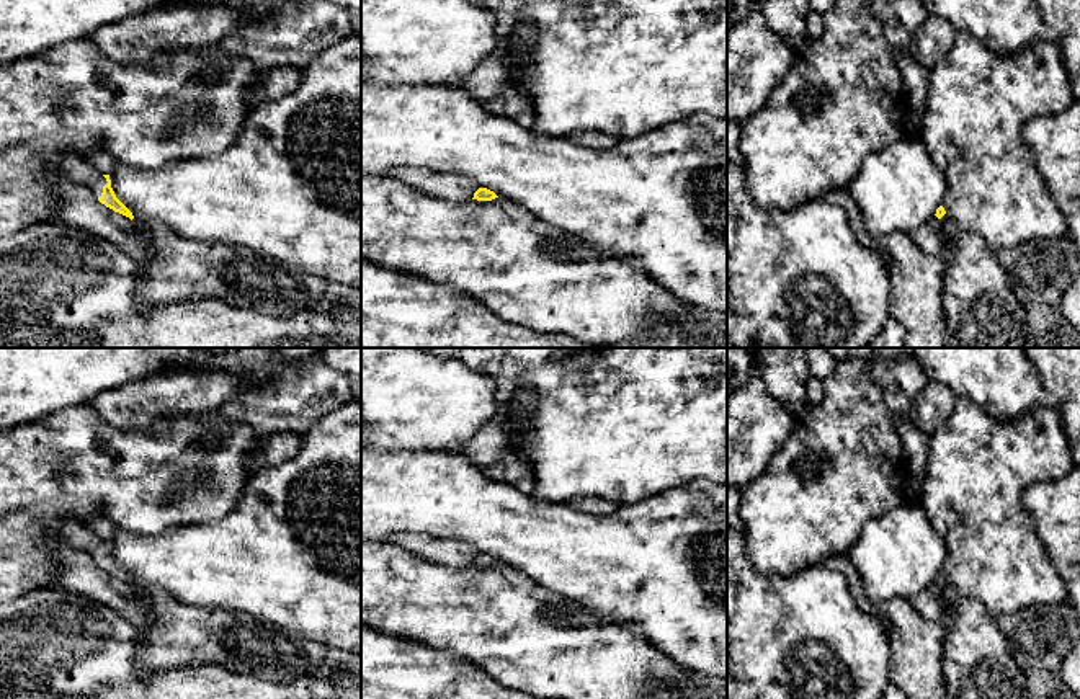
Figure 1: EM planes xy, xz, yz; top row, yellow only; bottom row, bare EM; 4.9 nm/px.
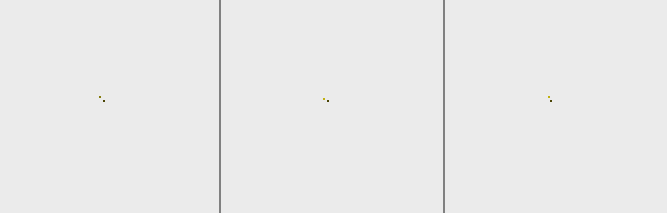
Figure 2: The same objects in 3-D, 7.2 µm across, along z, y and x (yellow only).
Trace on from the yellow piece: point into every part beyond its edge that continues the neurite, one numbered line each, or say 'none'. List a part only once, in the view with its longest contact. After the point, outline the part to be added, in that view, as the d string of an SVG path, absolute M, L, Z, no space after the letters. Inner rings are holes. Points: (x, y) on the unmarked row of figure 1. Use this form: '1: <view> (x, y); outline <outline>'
1: xy (74, 534); outline M69 519L60 528L60 539L65 545L83 550L98 563L103 559L106 544L85 524Z

